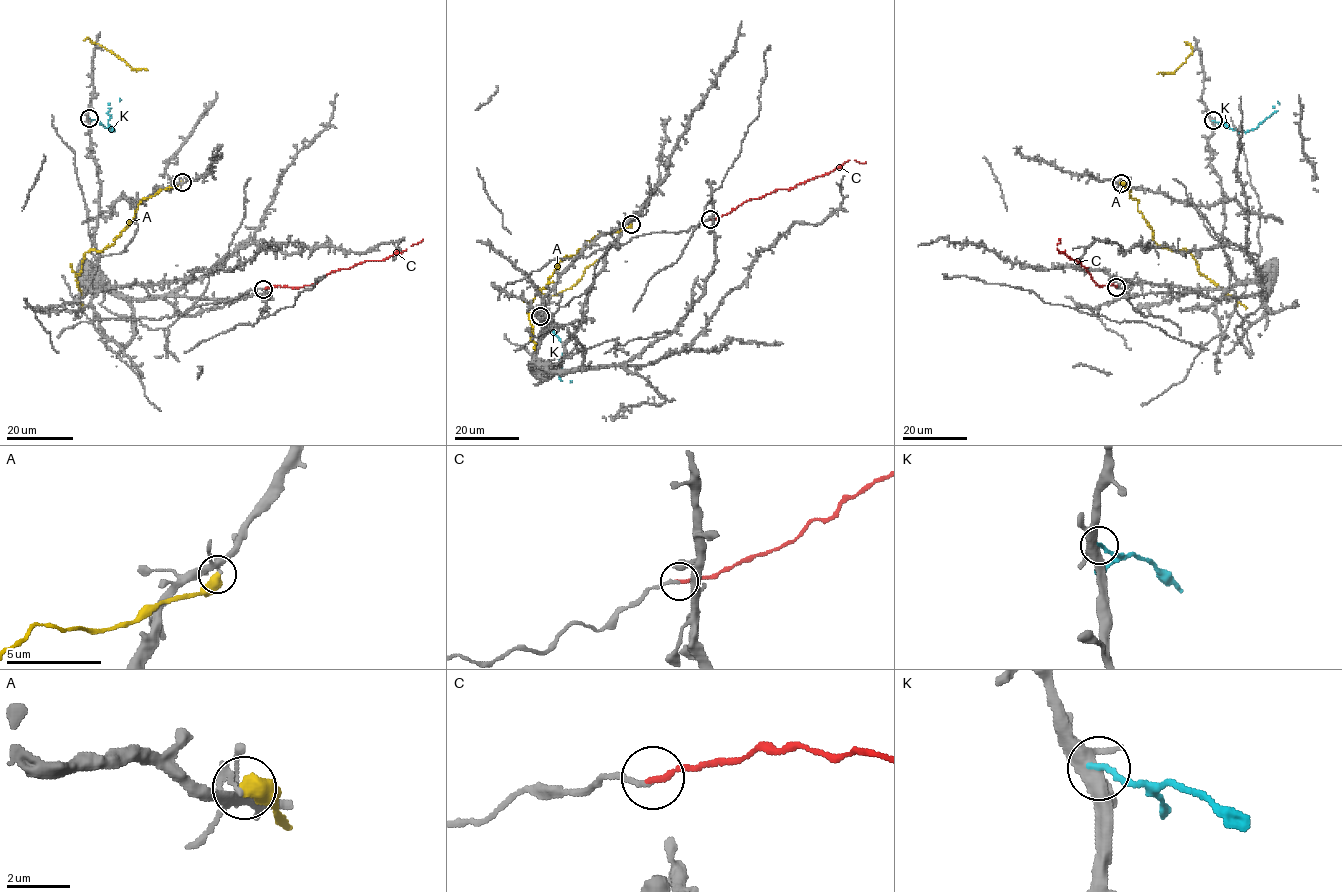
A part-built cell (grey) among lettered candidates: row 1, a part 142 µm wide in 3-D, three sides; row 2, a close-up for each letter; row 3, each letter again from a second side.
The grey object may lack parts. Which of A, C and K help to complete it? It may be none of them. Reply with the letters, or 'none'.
C

